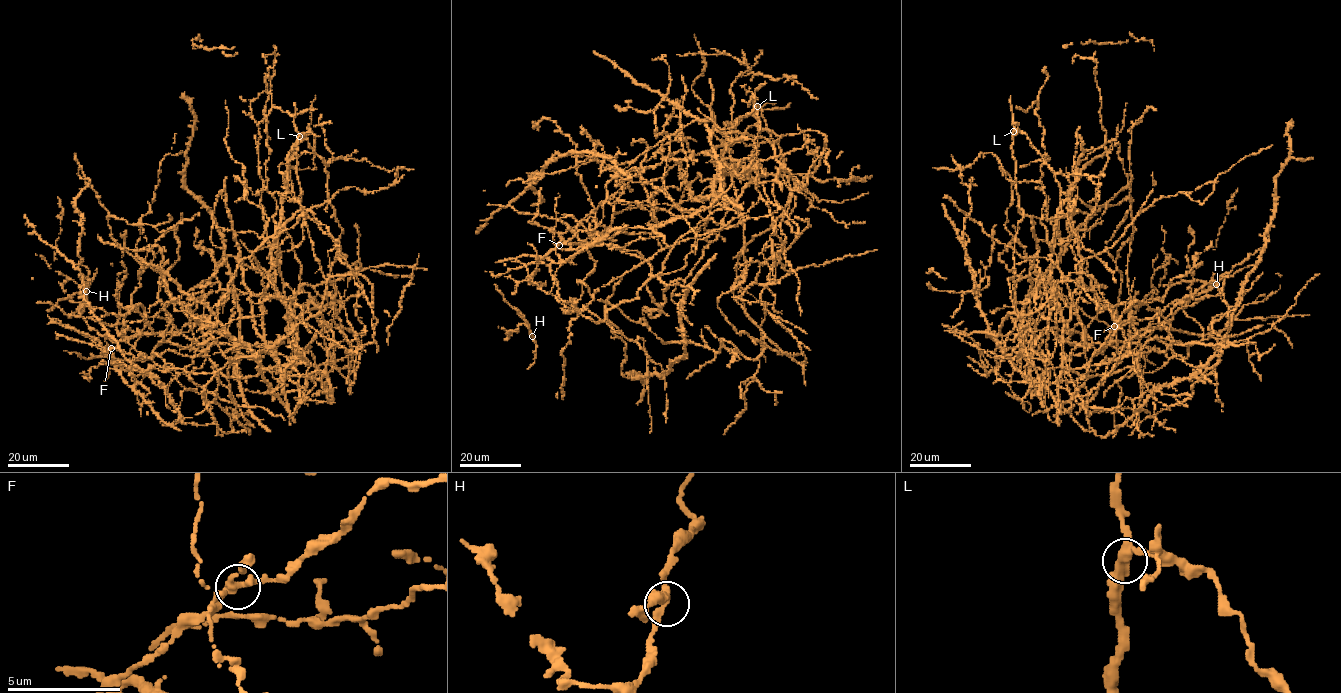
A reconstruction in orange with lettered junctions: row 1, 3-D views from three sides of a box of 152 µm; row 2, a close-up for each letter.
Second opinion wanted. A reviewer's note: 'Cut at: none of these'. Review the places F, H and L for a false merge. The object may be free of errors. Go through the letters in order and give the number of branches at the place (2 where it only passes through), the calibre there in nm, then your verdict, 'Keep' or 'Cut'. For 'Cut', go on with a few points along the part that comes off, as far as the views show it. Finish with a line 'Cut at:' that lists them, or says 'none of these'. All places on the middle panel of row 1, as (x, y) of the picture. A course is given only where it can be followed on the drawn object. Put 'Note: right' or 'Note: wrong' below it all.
F: Branches: 3. Thickness 320 nm. Cut. Course of the part to remove: (559, 244), (555, 247), (556, 254), (562, 262), (554, 273), (550, 292)
H: Branches: 3. Thickness 320 nm. Keep
L: Branches: 3. Thickness 360 nm. Keep
Cut at: F
Note: wrong

